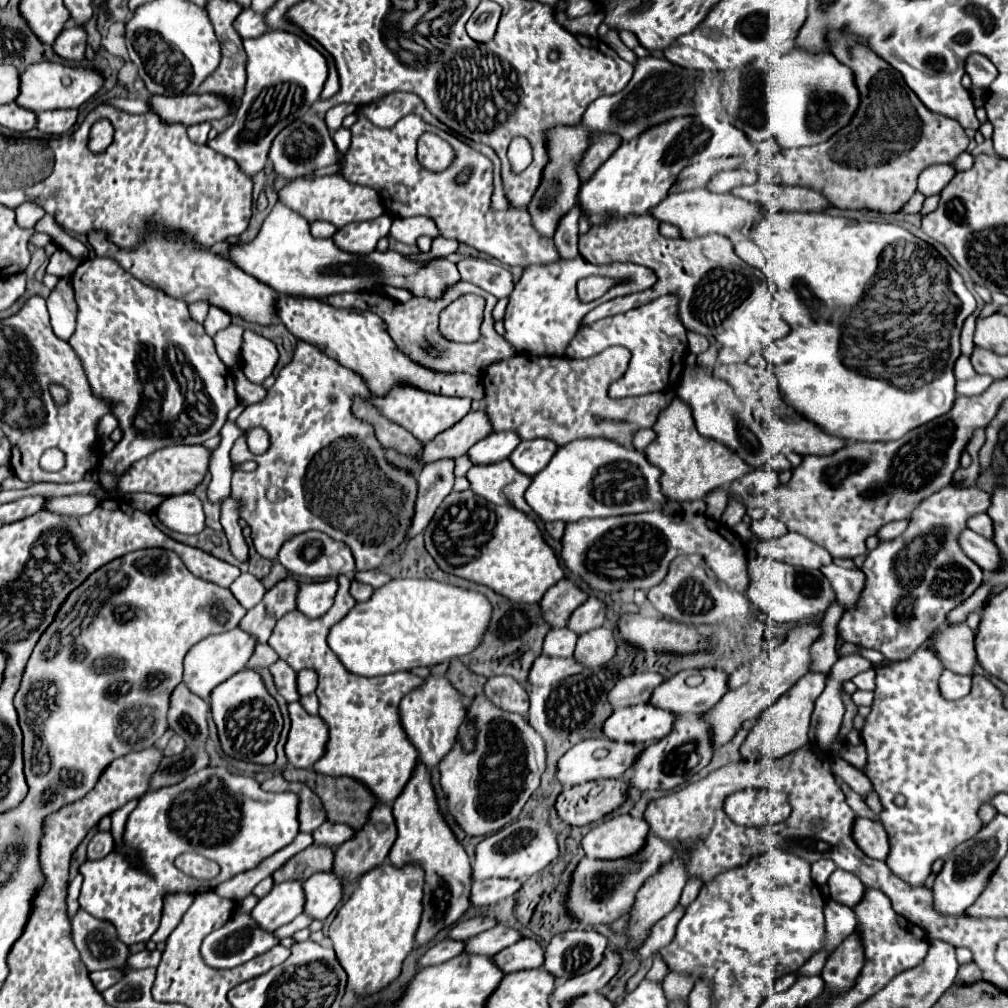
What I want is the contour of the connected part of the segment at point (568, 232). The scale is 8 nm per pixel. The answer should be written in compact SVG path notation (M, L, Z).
M575 206L559 222L559 228L555 232L553 242L557 244L557 250L559 250L561 258L579 256L579 248L577 248L577 240L579 240L579 236L577 236L577 220L579 220L579 216L581 216L581 210L579 210L579 206Z

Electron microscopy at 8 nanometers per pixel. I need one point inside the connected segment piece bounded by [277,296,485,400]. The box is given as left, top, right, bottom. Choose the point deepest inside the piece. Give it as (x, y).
(358, 340)

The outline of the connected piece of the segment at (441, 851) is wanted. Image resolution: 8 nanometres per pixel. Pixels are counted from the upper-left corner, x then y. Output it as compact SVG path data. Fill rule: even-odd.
M417 762L411 780L393 802L393 816L399 836L389 852L389 862L393 862L393 866L417 862L425 868L423 918L417 930L417 944L427 944L439 930L453 926L469 908L471 862L463 844L457 840L439 810L437 796L431 784L431 774L423 762Z

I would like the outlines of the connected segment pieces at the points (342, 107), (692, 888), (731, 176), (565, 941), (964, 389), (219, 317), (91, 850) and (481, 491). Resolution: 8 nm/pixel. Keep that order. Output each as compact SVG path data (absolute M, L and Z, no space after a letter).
M340 104L329 109L325 116L325 122L330 132L335 132L342 127L343 118L348 114L355 113L356 109L357 106L353 104Z
M691 878L691 880L685 884L685 888L683 888L683 894L681 894L681 898L679 898L679 906L681 906L681 908L689 906L689 904L697 898L699 888L701 888L701 880Z
M737 168L737 170L725 170L725 172L715 174L705 188L709 192L729 192L729 190L733 190L737 186L753 184L753 182L757 182L757 174Z
M595 930L557 934L545 948L543 968L557 978L573 978L593 970L605 952L607 938Z
M975 376L971 380L957 382L957 394L959 396L975 396L975 394L981 394L983 390L987 390L989 384L991 384L989 376Z
M211 306L211 308L209 308L209 314L207 314L207 318L205 318L203 328L205 328L205 332L207 332L209 336L215 336L219 330L227 328L229 324L231 324L231 316L229 316L227 312Z
M97 832L93 838L91 838L91 842L89 842L89 846L87 846L87 858L89 860L101 860L101 858L105 858L111 850L113 850L113 846L115 846L115 842L113 842L113 836L111 836L111 832Z
M509 460L489 466L473 466L467 472L467 480L471 484L471 490L477 492L477 496L493 504L513 506L521 512L531 512L523 498L527 486L531 484L531 478L517 472Z

